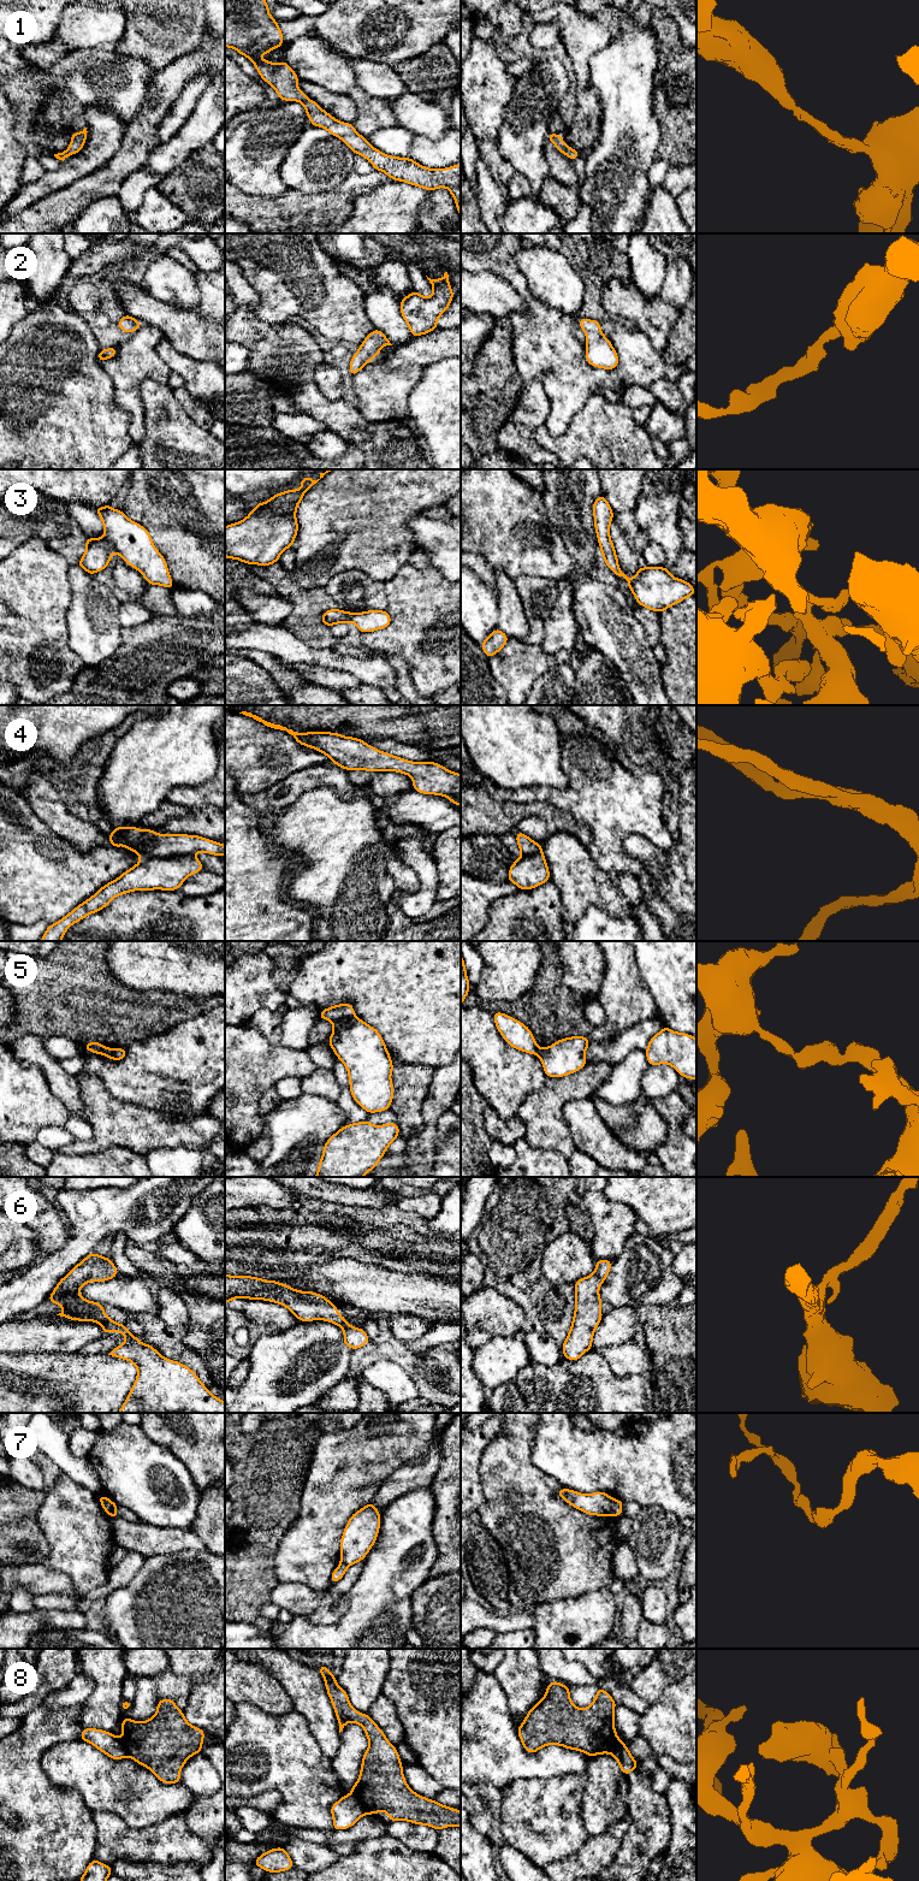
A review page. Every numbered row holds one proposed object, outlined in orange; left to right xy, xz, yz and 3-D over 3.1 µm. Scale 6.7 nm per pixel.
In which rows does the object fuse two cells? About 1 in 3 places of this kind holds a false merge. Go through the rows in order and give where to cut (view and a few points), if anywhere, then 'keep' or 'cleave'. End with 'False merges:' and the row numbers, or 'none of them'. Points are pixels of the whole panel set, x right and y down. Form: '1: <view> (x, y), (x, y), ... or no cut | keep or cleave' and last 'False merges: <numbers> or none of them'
1: no cut | keep
2: no cut | keep
3: no cut | keep
4: no cut | keep
5: xz (355, 1016), (342, 1018), (333, 1023) | cleave
6: no cut | keep
7: xy (102, 1496), (108, 1502), (110, 1514) | cleave
8: xz (353, 1792), (367, 1813) | cleave
False merges: 5, 7, 8

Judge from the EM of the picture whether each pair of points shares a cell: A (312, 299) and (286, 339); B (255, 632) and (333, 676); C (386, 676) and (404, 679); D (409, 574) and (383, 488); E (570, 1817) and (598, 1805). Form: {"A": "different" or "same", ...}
{"A": "different", "B": "different", "C": "different", "D": "different", "E": "different"}

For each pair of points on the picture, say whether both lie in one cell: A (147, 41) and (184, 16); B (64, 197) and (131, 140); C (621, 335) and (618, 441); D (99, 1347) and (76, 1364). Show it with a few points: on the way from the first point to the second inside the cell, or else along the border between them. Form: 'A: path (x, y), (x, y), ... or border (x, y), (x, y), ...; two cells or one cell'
A: path (156, 31), (175, 16); one cell
B: path (83, 191), (99, 184), (124, 159); one cell
C: border (592, 395), (602, 395), (609, 401), (621, 402); two cells
D: border (79, 1352), (83, 1354), (107, 1355); two cells

